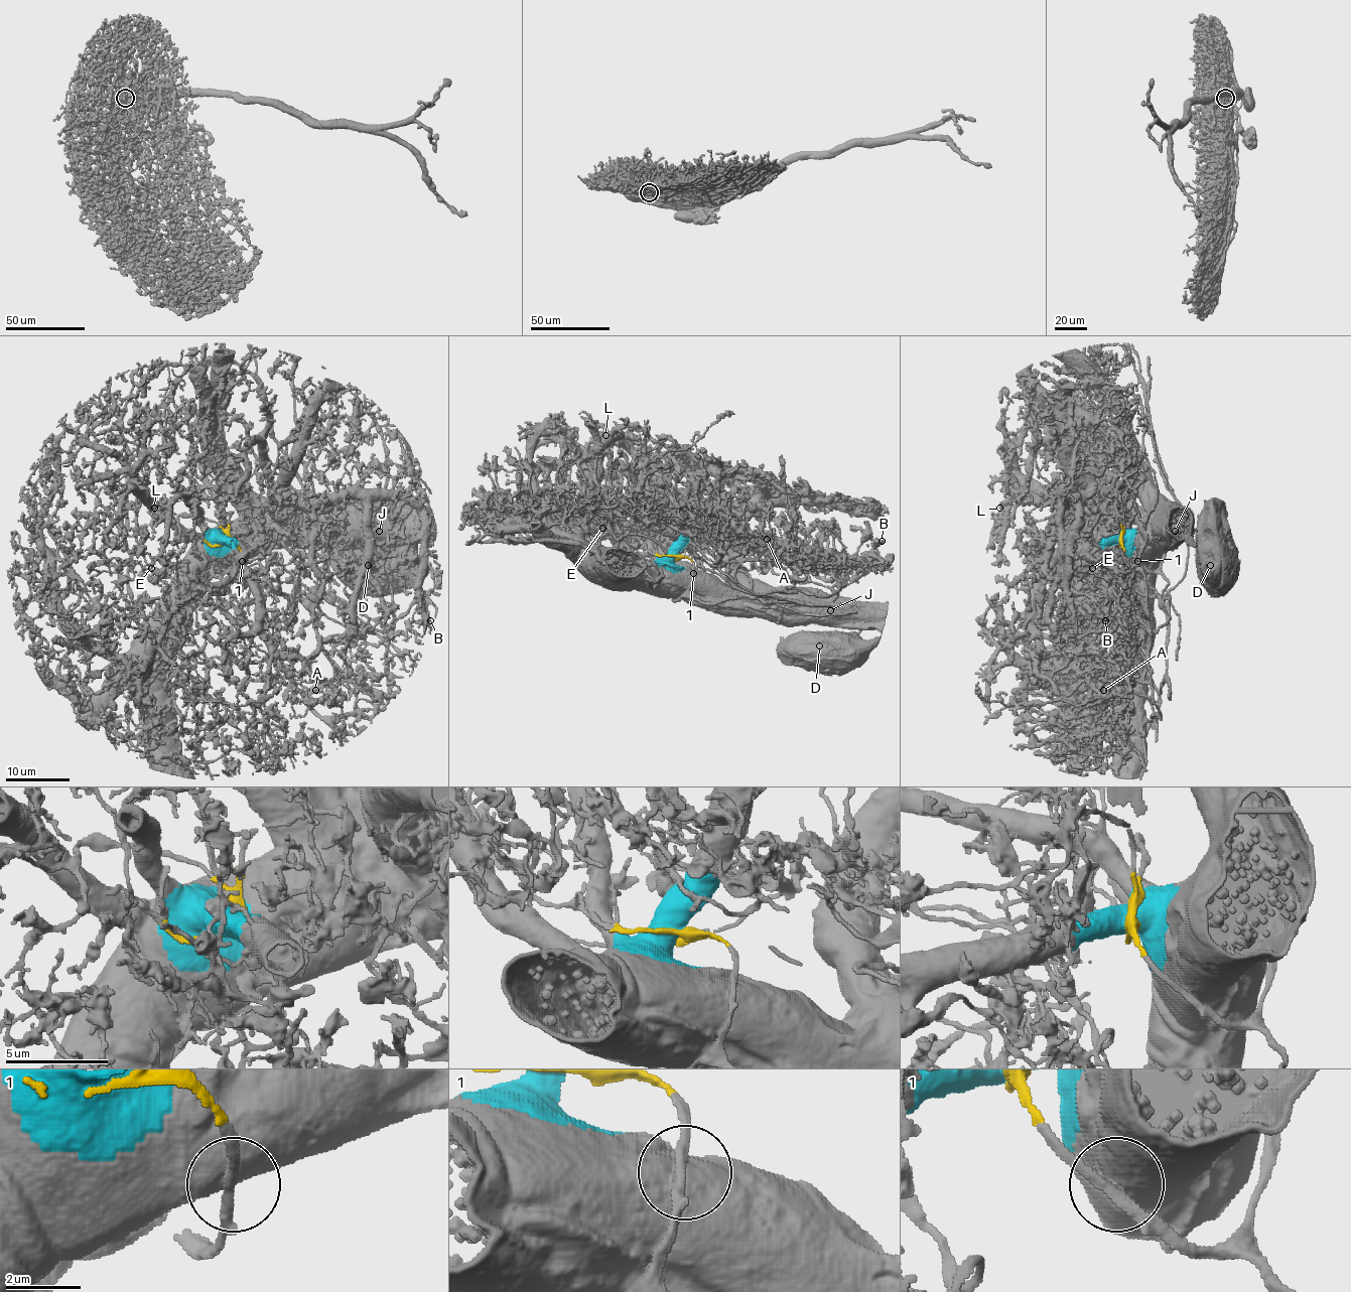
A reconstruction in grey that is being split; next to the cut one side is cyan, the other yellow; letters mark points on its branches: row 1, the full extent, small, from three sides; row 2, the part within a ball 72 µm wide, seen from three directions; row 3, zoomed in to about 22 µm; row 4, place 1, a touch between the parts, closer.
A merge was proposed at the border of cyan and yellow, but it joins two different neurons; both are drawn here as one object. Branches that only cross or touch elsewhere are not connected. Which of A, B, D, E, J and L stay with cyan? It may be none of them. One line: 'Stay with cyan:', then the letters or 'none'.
Stay with cyan: D, J, L

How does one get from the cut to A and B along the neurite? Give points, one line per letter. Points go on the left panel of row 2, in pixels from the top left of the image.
A: (223, 543), (242, 553), (239, 572), (309, 612), (335, 675), (284, 694), (322, 682), (322, 702), (314, 690)
B: (223, 543), (255, 582), (339, 596), (385, 628), (355, 626), (349, 642), (422, 621), (422, 601), (430, 620)

